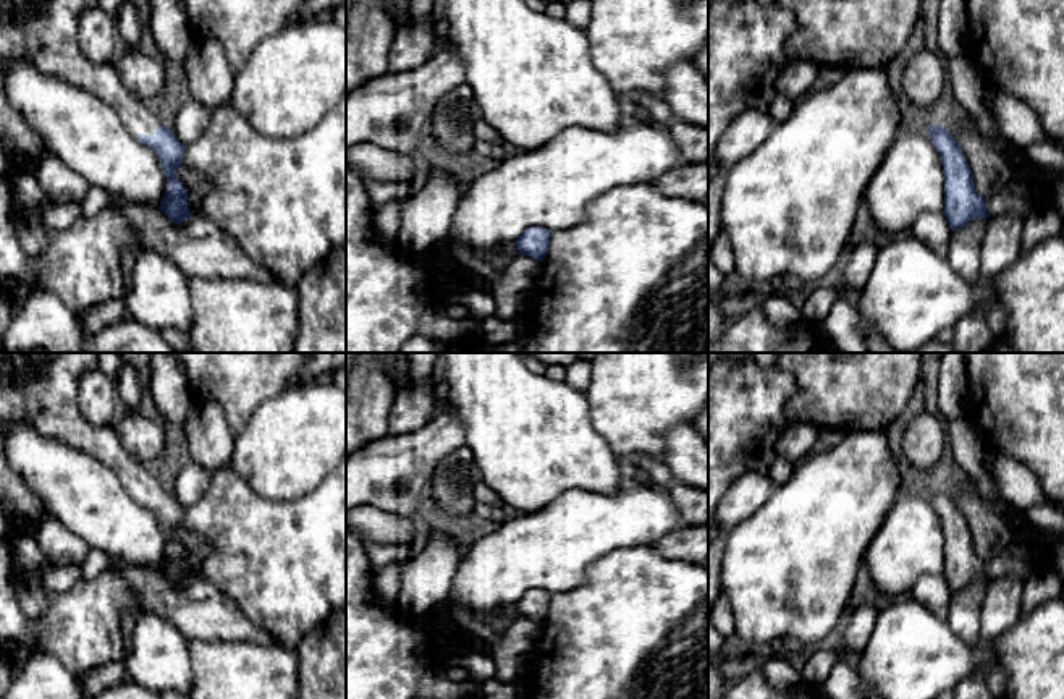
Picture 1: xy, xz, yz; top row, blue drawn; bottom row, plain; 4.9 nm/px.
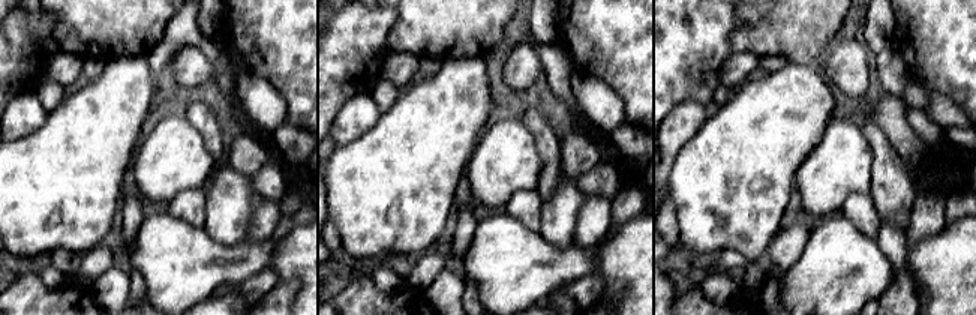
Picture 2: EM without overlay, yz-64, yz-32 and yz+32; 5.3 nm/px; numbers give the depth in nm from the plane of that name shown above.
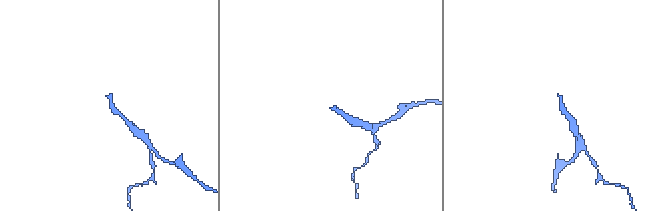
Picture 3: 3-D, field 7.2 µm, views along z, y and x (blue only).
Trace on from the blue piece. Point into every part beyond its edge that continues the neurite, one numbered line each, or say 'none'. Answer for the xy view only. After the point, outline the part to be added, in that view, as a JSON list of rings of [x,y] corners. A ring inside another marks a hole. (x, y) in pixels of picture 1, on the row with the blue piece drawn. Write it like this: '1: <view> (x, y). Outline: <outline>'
1: xy (42, 31). Outline: [[[0,0],[0,138],[13,162],[37,165],[47,154],[42,138],[10,104],[5,65],[29,60],[49,76],[86,89],[118,112],[133,136],[154,134],[160,116],[133,97],[118,73],[89,61],[78,47],[78,18],[99,0]]]

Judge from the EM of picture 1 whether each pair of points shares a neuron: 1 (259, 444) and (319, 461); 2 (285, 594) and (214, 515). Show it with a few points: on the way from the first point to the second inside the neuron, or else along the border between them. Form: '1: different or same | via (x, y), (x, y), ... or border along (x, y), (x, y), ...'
1: same | via (274, 447), (304, 447)
2: same | via (274, 575), (233, 534)

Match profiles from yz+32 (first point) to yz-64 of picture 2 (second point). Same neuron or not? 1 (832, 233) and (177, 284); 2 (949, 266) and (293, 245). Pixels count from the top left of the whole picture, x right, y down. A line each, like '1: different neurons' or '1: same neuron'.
1: same neuron
2: same neuron

